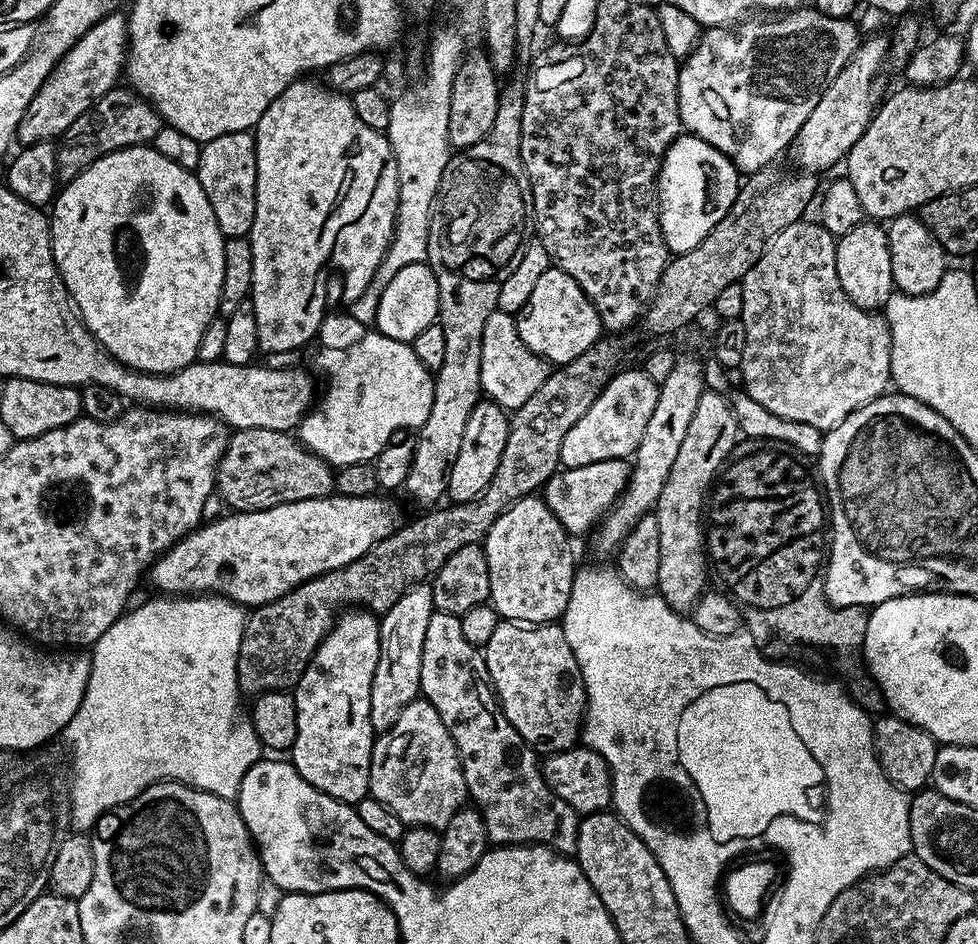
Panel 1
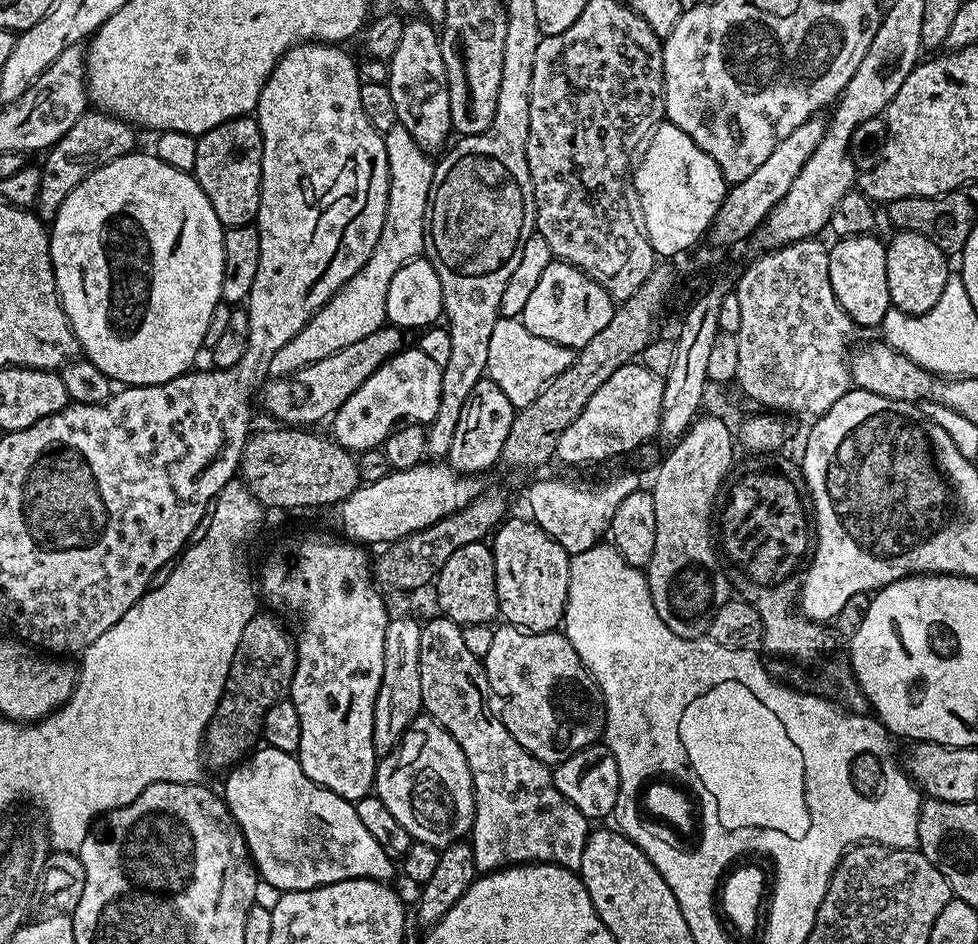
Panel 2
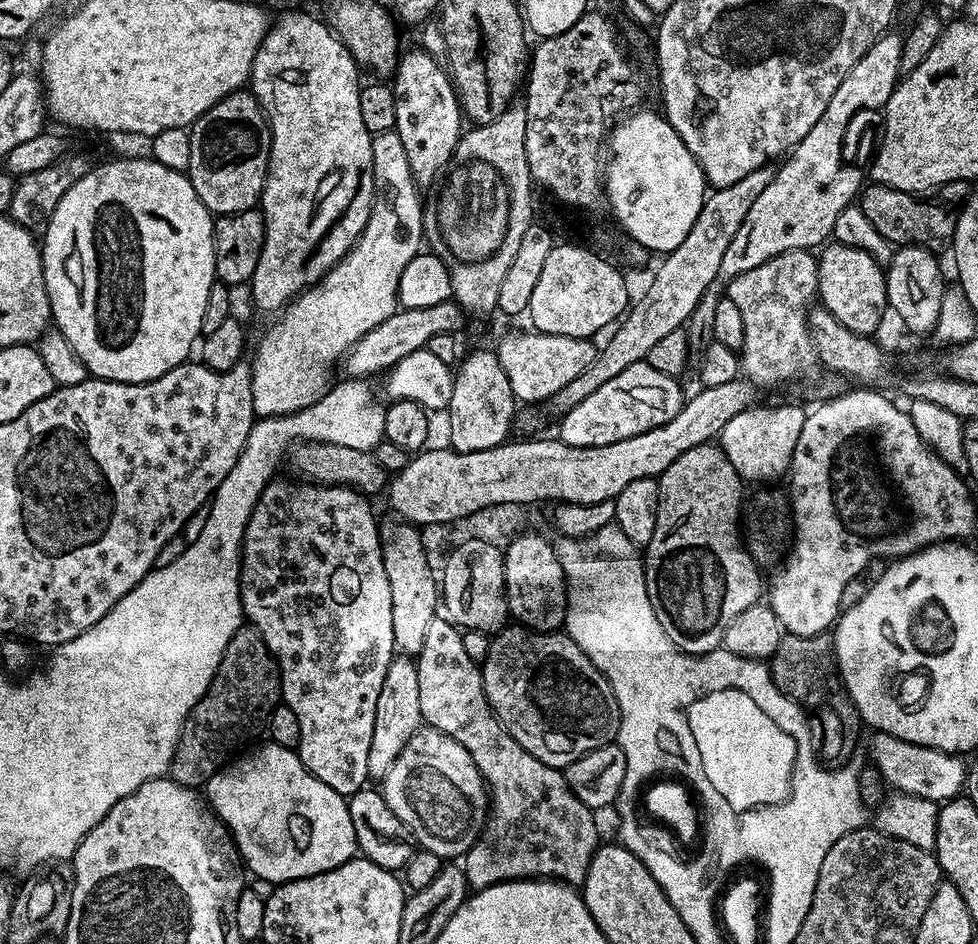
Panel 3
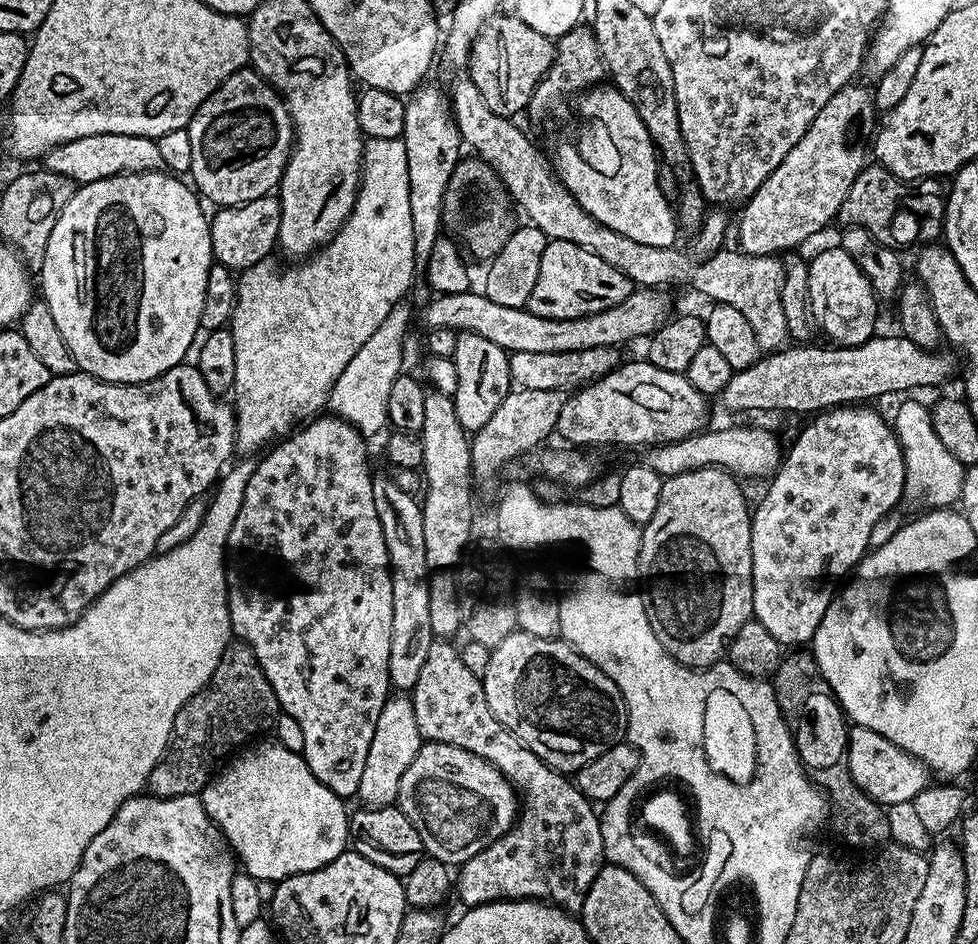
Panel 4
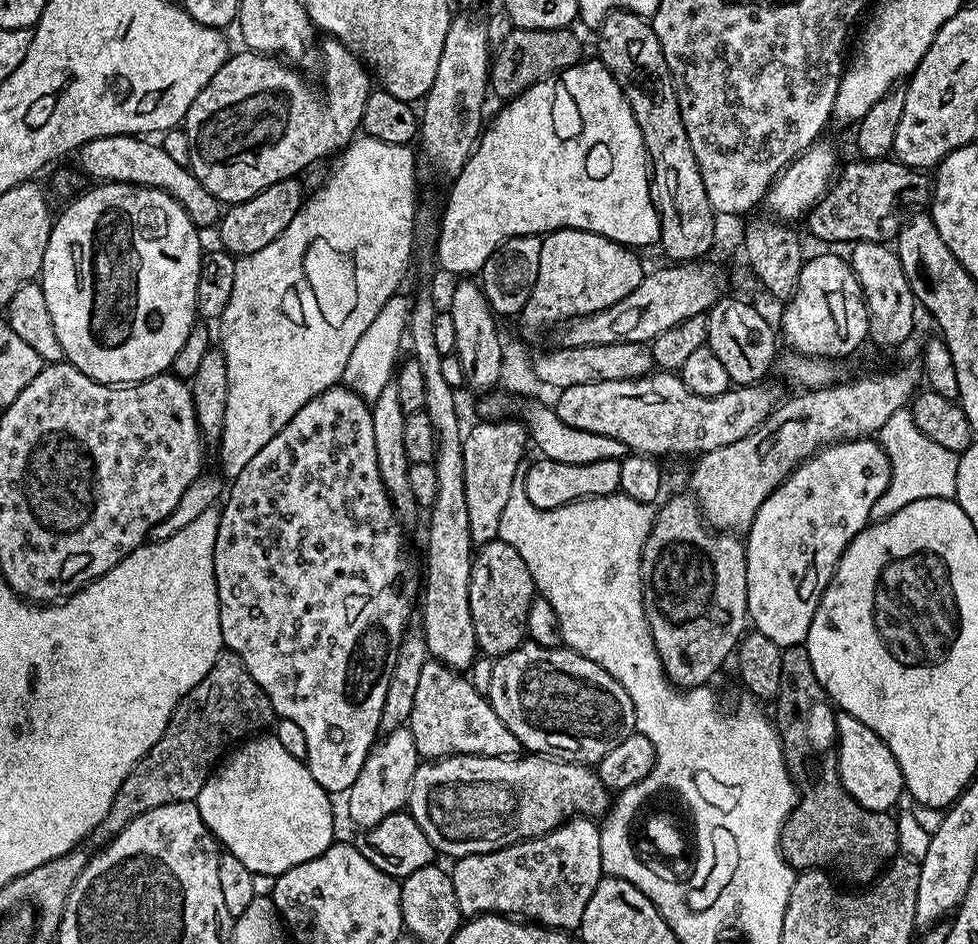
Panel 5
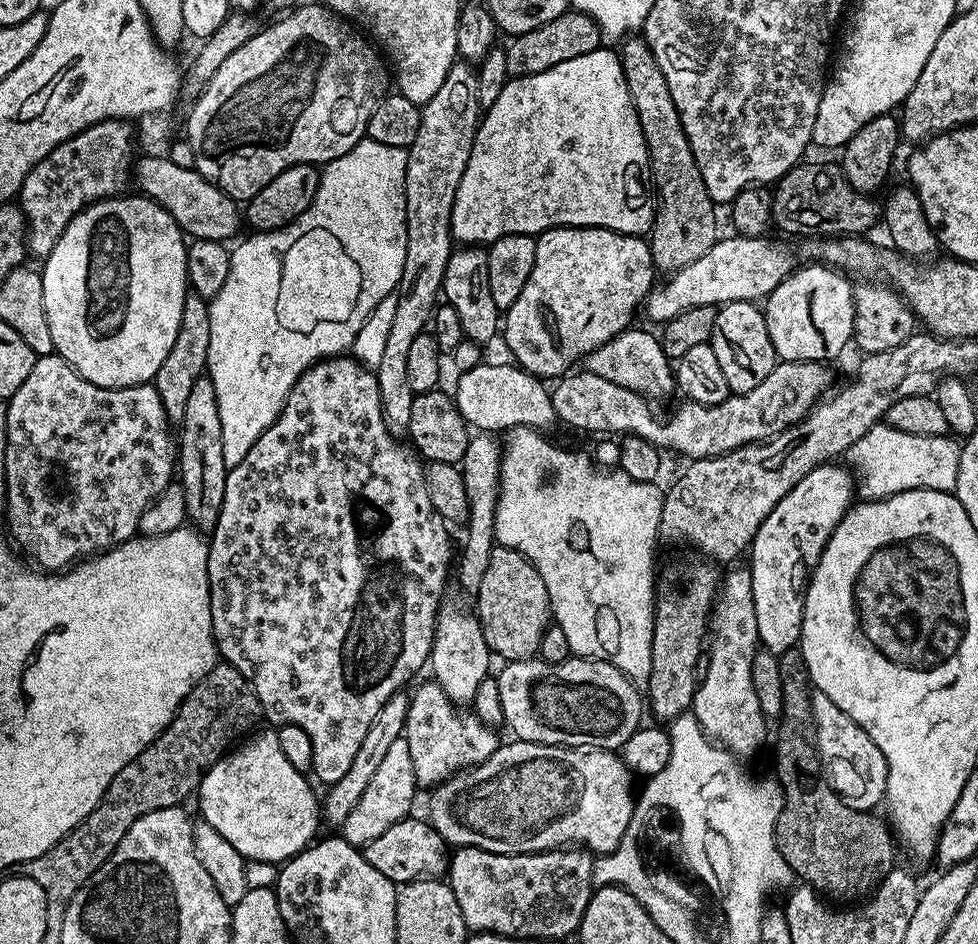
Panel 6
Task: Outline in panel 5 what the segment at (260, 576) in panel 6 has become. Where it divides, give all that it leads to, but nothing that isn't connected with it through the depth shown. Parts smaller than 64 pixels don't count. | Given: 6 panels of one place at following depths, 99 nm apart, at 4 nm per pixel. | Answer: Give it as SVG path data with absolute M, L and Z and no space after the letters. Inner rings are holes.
M345 386L328 388L310 398L310 402L306 402L306 406L302 406L302 410L298 410L298 414L294 414L294 418L290 418L290 422L282 426L282 430L278 430L262 450L258 450L258 454L254 454L253 460L242 469L242 474L234 477L223 504L219 509L218 538L214 542L214 578L218 586L224 648L242 658L246 670L250 670L250 678L254 678L266 698L270 698L273 713L281 720L302 726L308 751L306 763L310 774L314 774L314 782L330 794L347 793L348 788L354 786L354 778L358 778L358 770L362 770L368 751L378 739L382 702L386 702L390 674L398 662L404 633L410 628L408 619L412 612L414 616L418 604L418 580L412 577L412 564L404 549L404 532L400 529L402 520L384 489L376 461L374 418L369 401Z

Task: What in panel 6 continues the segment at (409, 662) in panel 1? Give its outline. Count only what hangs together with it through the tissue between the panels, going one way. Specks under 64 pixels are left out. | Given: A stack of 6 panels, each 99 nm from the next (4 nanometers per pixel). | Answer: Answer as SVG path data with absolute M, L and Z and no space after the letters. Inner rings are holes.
M399 736L382 758L374 779L366 786L362 798L358 798L358 806L350 810L350 818L342 825L342 835L354 845L363 846L374 842L381 834L386 834L390 826L400 820L409 819L412 803L418 793L418 781L414 774L414 762L410 758L410 746L406 746L406 738Z

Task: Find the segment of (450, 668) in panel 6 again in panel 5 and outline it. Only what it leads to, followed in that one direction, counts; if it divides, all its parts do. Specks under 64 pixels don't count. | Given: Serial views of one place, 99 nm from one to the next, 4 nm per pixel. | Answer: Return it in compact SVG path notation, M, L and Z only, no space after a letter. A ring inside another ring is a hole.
M424 288L411 301L408 315L407 339L411 342L411 355L422 366L426 377L424 411L436 431L437 497L430 505L428 516L428 569L422 576L422 603L418 612L424 615L422 631L426 638L428 655L440 660L447 668L471 669L478 649L474 634L474 618L470 618L470 570L474 545L470 538L470 517L466 510L466 478L462 468L462 427L460 412L456 409L457 393L442 375L442 356L438 354L438 341L434 339L434 318L438 311L432 292Z

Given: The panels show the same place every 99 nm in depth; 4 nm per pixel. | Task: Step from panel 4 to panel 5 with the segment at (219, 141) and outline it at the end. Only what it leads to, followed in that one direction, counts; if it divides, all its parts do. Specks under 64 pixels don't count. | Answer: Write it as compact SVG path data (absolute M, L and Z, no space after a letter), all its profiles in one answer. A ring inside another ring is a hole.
M326 40L320 48L324 55L324 104L320 104L311 86L292 69L295 67L271 54L251 50L243 50L237 56L236 53L229 55L202 94L194 98L182 125L190 138L190 167L198 182L202 182L216 200L228 206L241 204L266 190L266 186L274 186L274 182L299 177L303 168L318 163L331 152L339 153L347 148L361 131L366 100L374 91L373 77L363 61L342 41Z

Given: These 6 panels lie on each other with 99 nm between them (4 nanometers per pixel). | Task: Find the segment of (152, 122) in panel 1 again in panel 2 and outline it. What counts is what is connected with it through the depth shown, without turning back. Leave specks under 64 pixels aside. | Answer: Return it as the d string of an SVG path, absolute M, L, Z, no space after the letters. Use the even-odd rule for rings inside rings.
M85 110L78 122L74 122L74 126L70 126L70 130L66 130L66 134L62 134L62 138L47 149L44 164L39 165L40 185L34 205L36 215L45 222L55 220L70 190L77 188L90 173L134 151L137 147L136 132L137 129L128 121L120 120L109 112Z

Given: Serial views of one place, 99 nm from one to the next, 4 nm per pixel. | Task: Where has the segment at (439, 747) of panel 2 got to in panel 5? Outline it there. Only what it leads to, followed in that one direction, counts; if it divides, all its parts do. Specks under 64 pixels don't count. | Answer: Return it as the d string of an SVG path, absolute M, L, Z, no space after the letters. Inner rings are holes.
M473 754L470 756L446 756L442 760L421 762L416 767L414 782L410 786L410 794L406 805L407 811L412 813L414 822L418 822L418 826L422 826L422 834L426 834L426 838L430 838L433 849L437 853L445 852L446 855L452 856L451 858L482 855L484 852L502 850L504 847L510 847L523 840L538 838L539 836L544 836L547 832L555 832L566 818L575 818L577 816L603 817L609 807L610 793L608 787L600 781L600 775L589 765L574 764L570 760L557 760L555 756L541 756L539 754L520 754L517 756L512 754L506 756L477 756Z

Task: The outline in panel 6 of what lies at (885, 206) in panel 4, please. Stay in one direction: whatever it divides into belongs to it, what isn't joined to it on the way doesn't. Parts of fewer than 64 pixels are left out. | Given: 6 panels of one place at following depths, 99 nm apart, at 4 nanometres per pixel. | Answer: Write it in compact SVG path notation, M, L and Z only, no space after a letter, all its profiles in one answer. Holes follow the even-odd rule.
M801 162L775 181L772 194L772 222L777 229L789 232L792 236L820 236L819 238L840 238L845 236L863 237L872 227L877 227L882 216L879 203L867 192L856 192L854 186L844 177L843 171L832 164L808 164Z

